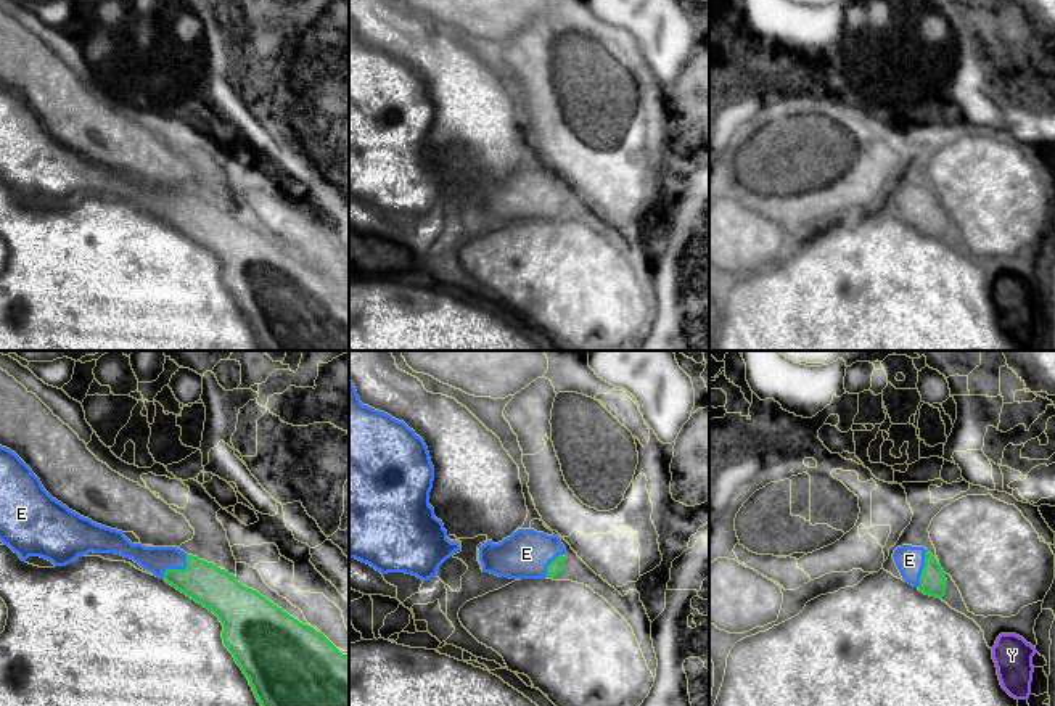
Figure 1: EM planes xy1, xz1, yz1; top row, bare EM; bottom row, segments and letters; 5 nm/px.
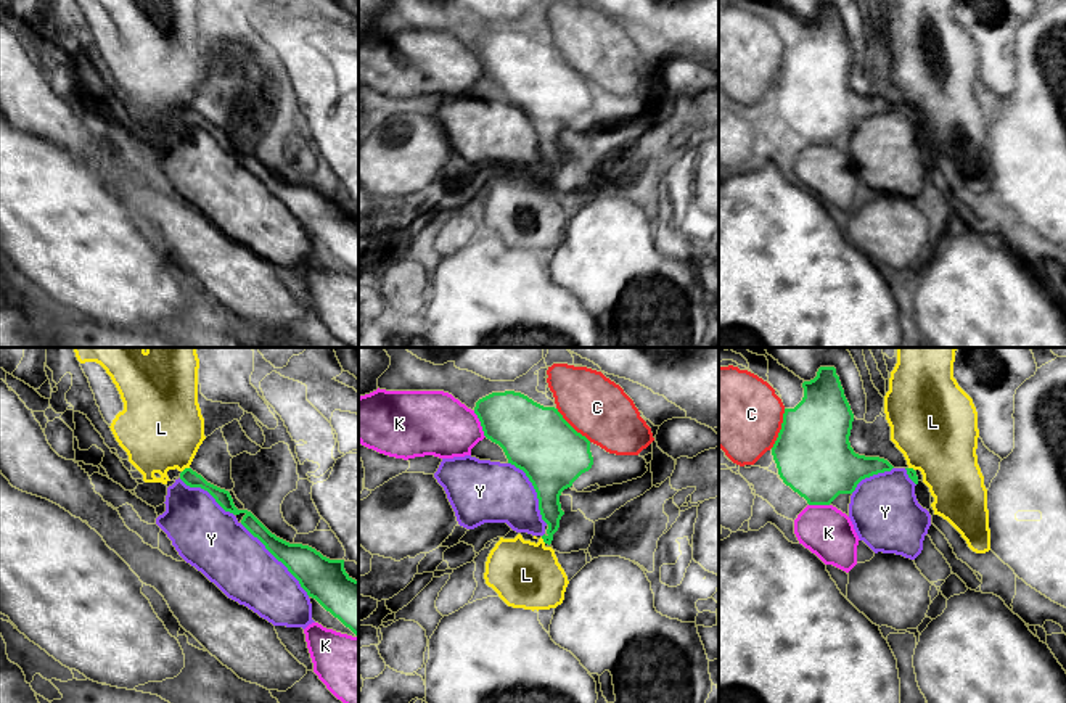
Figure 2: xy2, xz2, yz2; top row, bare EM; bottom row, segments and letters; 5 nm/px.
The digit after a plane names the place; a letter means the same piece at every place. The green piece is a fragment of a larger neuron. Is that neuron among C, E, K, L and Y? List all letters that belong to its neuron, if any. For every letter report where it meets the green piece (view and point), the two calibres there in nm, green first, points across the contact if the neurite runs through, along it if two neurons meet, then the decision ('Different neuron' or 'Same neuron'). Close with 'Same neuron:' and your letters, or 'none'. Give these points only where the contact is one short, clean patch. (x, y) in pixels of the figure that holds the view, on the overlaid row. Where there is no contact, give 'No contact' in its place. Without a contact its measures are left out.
C: Touches green at yz2 (782, 428). Thickness 380 nm (green) against 400 nm. Different neuron
E: Touches green at xy1 (177, 570). Thickness 220 nm (green) against 140 nm. Path across: xy1 (216, 589), (177, 570), (171, 563), (156, 560). Same neuron
K: Touches green at xz2 (481, 423). Thickness 300 nm (green) against 320 nm. Different neuron
L: Touches green at xy2 (185, 468). Thickness 80 nm (green) against 420 nm. Boundary: xy2 (188, 467), (182, 472). Different neuron
Y: Touches green at xy2 (277, 559). Thickness 200 nm (green) against 320 nm. Different neuron
Same neuron: E

